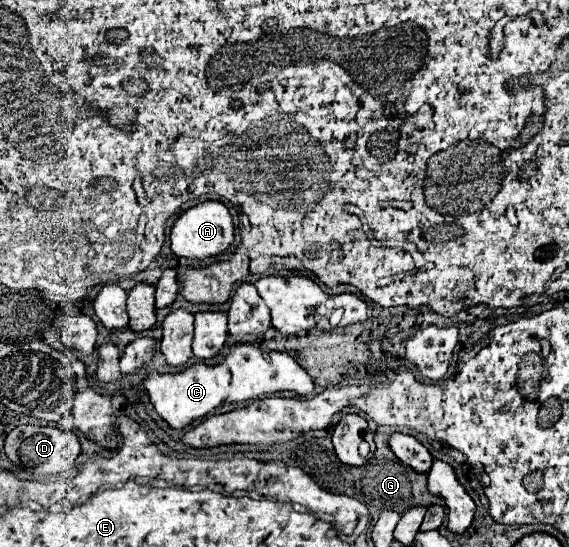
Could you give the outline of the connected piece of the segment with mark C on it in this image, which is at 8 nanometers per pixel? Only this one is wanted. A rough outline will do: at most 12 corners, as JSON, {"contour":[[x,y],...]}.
{"contour":[[235,344],[221,364],[197,362],[143,380],[175,430],[223,402],[291,390],[311,376],[287,352]]}

